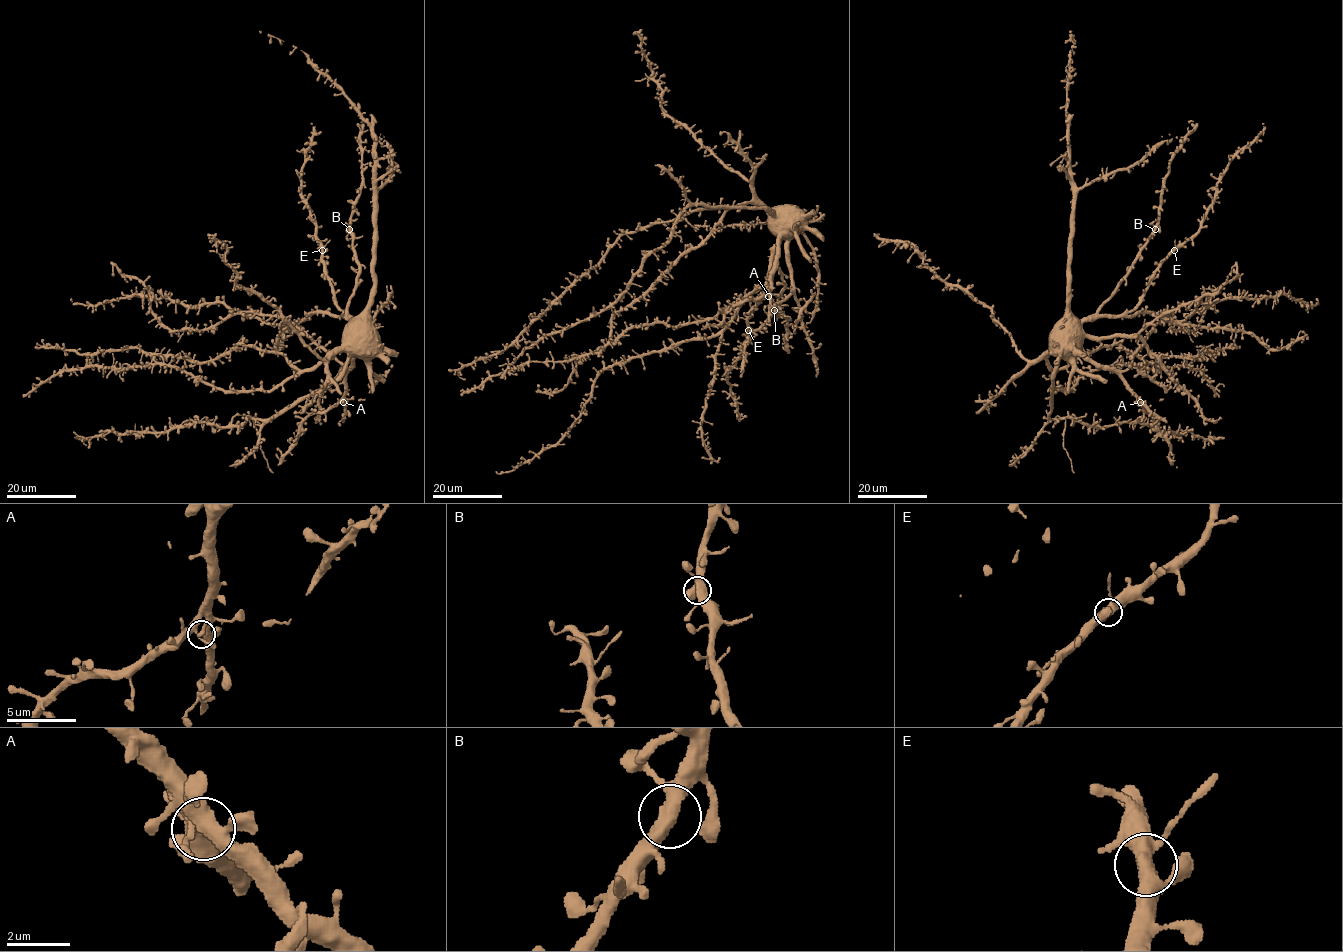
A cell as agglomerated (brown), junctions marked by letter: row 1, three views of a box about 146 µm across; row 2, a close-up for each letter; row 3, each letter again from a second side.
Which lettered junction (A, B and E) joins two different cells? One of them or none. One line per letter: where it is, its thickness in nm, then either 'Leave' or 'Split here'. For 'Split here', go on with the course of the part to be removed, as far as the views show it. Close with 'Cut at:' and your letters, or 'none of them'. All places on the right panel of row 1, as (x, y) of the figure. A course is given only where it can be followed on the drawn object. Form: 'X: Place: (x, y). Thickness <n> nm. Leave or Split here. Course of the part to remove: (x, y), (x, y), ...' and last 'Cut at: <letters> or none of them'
A: Place: (1140, 402). Thickness 400 nm. Leave
B: Place: (1155, 229). Thickness 440 nm. Leave
E: Place: (1174, 250). Thickness 440 nm. Leave
Cut at: none of them

